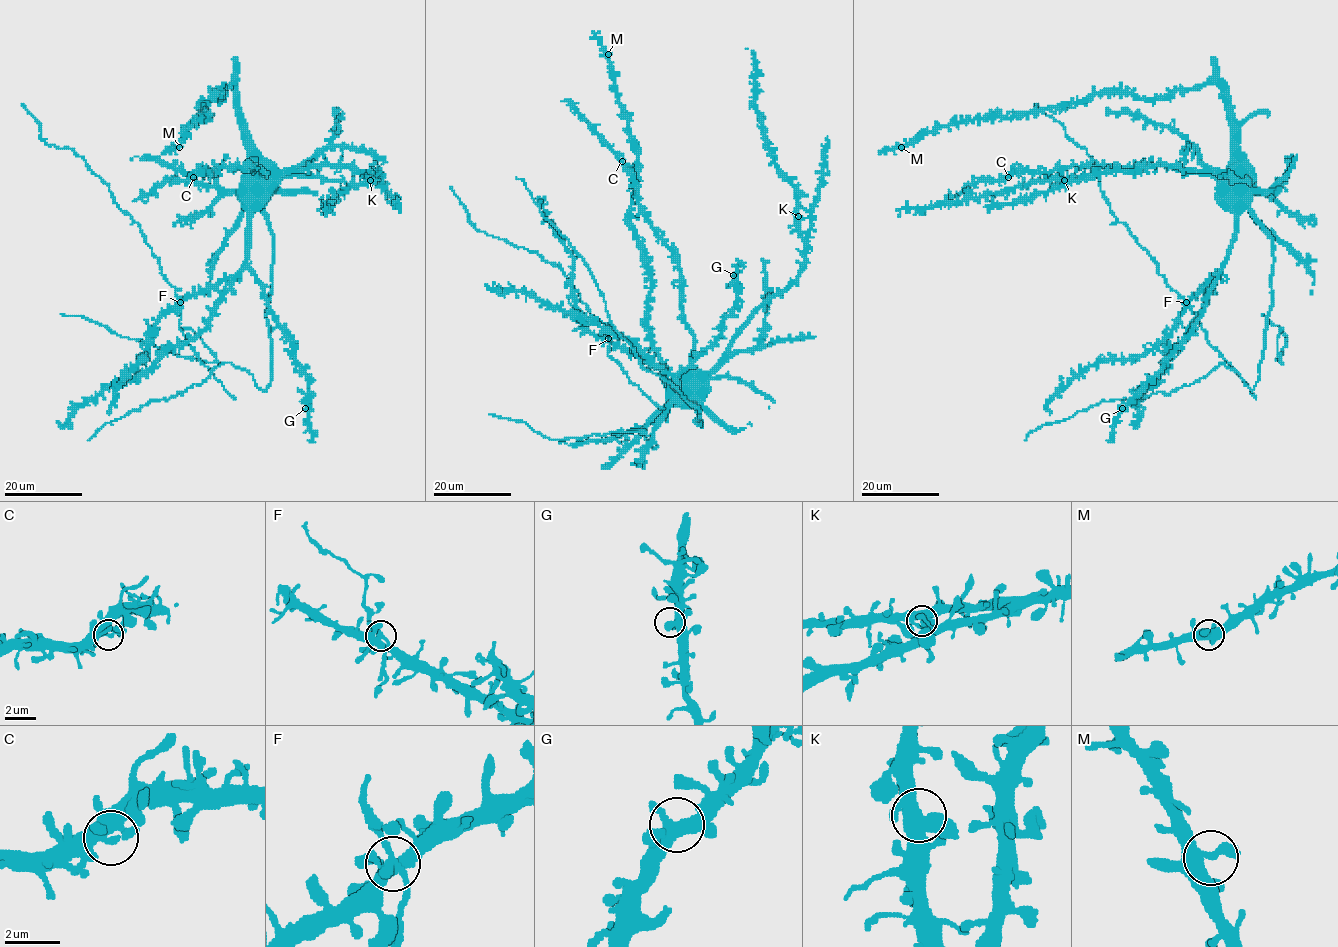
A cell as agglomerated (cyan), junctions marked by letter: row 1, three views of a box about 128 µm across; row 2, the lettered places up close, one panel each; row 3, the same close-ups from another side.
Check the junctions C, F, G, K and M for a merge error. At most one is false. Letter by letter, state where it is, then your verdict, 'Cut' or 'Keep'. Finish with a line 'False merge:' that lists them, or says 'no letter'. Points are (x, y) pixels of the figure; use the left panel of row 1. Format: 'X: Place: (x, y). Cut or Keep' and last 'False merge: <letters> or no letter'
C: Place: (193, 177). Keep
F: Place: (180, 302). Keep
G: Place: (305, 408). Keep
K: Place: (370, 180). Keep
M: Place: (179, 147). Keep
False merge: no letter

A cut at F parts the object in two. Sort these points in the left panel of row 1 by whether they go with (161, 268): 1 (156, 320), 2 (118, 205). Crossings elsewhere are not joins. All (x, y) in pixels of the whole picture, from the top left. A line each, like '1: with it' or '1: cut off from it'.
1: cut off from it
2: with it

